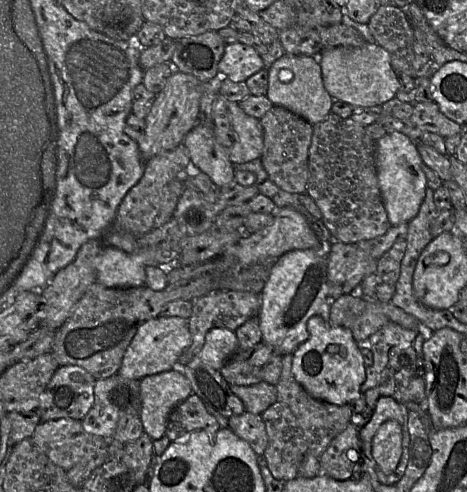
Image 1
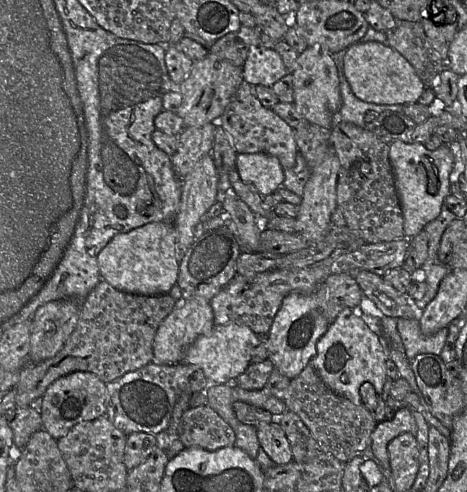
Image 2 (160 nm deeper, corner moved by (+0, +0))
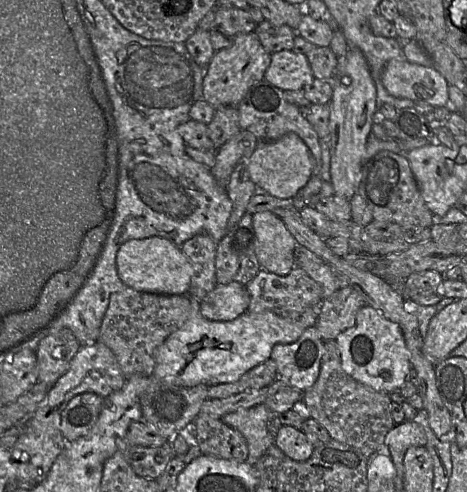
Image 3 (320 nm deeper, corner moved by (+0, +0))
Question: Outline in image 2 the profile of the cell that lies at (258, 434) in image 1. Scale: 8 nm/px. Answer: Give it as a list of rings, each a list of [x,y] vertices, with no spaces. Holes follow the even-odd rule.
[[[277,422],[259,424],[256,430],[261,448],[276,465],[292,462],[289,441]]]

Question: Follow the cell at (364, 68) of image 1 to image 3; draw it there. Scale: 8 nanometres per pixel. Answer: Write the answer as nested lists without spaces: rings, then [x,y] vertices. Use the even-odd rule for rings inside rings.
[[[392,59],[384,67],[381,83],[393,97],[424,101],[437,107],[448,107],[450,85],[433,67]]]

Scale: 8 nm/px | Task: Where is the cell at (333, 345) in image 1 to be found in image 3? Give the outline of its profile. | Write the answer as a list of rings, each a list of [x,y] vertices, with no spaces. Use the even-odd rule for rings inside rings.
[[[369,305],[359,310],[355,325],[340,333],[335,342],[343,370],[376,391],[388,394],[398,391],[412,369],[411,354],[400,326]]]

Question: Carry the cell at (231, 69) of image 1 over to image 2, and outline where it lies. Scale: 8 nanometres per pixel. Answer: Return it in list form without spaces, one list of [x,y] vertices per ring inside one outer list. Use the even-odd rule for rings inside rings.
[[[264,46],[251,48],[242,65],[244,82],[254,86],[271,87],[289,73],[281,56],[273,48]]]

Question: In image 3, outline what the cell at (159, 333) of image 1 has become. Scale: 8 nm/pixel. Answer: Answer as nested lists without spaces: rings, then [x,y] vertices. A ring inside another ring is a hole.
[[[218,284],[199,301],[201,314],[214,321],[231,321],[248,311],[250,296],[244,284]]]

